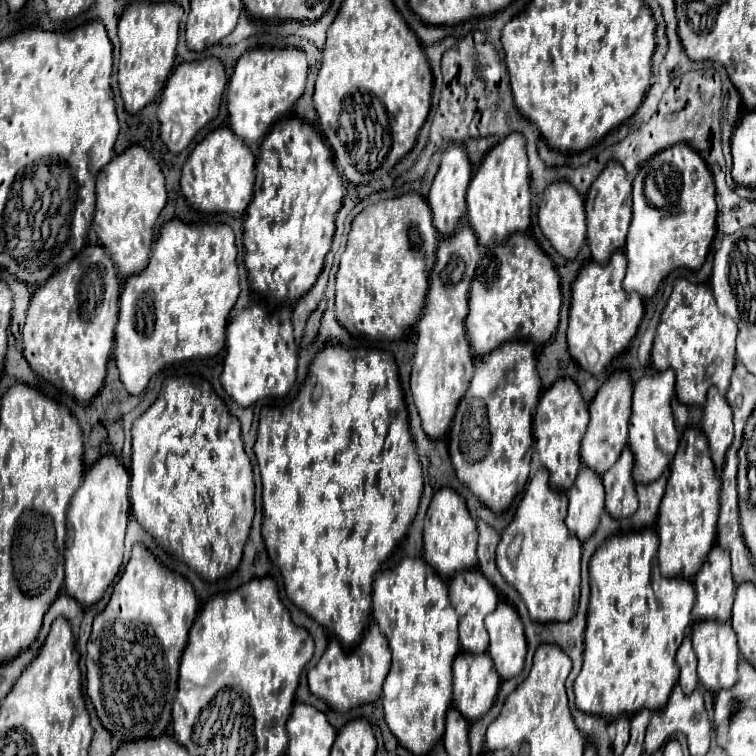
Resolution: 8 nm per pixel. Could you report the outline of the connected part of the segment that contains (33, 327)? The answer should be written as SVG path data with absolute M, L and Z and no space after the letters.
M87 245L81 253L77 253L69 265L63 265L57 273L53 273L31 297L31 305L27 309L27 319L23 327L23 345L25 359L31 369L53 383L57 389L73 395L79 401L91 401L103 385L105 367L113 349L115 323L119 313L119 277L113 259L101 245Z

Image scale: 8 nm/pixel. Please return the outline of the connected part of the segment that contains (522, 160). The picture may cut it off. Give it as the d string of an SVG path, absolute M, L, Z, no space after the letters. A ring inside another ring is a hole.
M509 133L487 151L467 189L467 219L477 239L485 247L499 245L509 233L527 231L531 225L531 191L525 153L525 137Z

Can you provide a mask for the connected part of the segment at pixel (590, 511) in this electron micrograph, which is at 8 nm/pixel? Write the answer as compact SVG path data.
M581 465L577 481L567 495L569 511L565 517L565 525L569 531L573 531L573 535L585 541L599 525L601 513L605 509L605 491L601 477L587 465Z

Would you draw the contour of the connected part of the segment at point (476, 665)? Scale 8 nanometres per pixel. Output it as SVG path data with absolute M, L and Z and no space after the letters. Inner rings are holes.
M459 653L453 661L453 705L465 713L467 721L481 719L493 705L501 677L493 669L493 661L487 653L473 655L473 653Z

